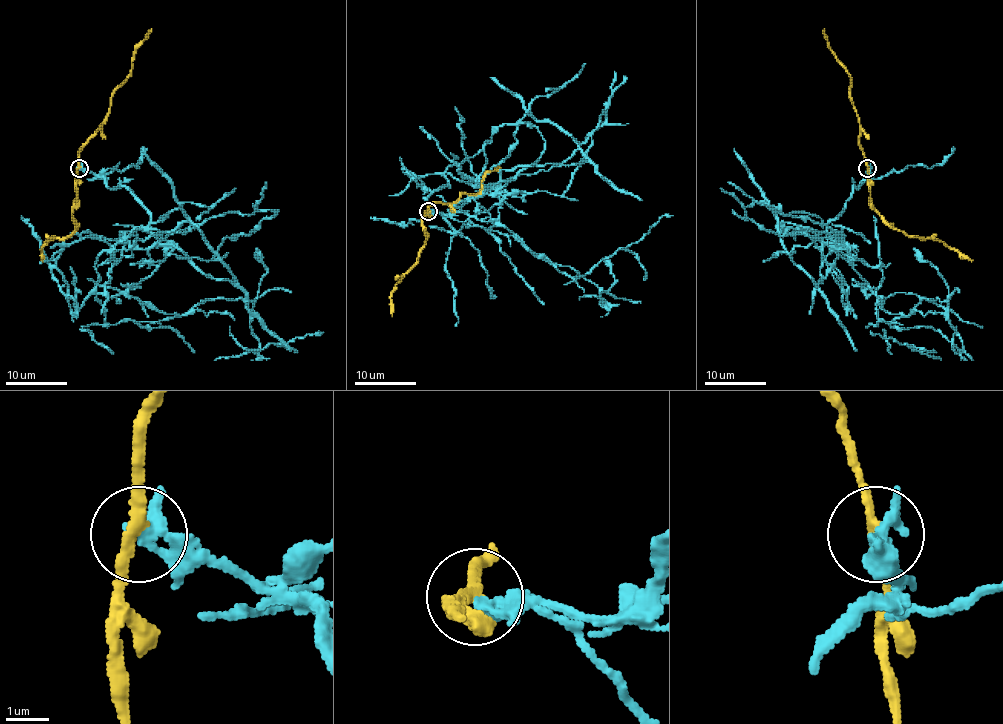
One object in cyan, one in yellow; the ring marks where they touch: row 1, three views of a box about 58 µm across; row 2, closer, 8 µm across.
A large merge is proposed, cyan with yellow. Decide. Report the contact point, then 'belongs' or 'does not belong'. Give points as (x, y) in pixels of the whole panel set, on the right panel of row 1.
at (867, 168); does not belong

